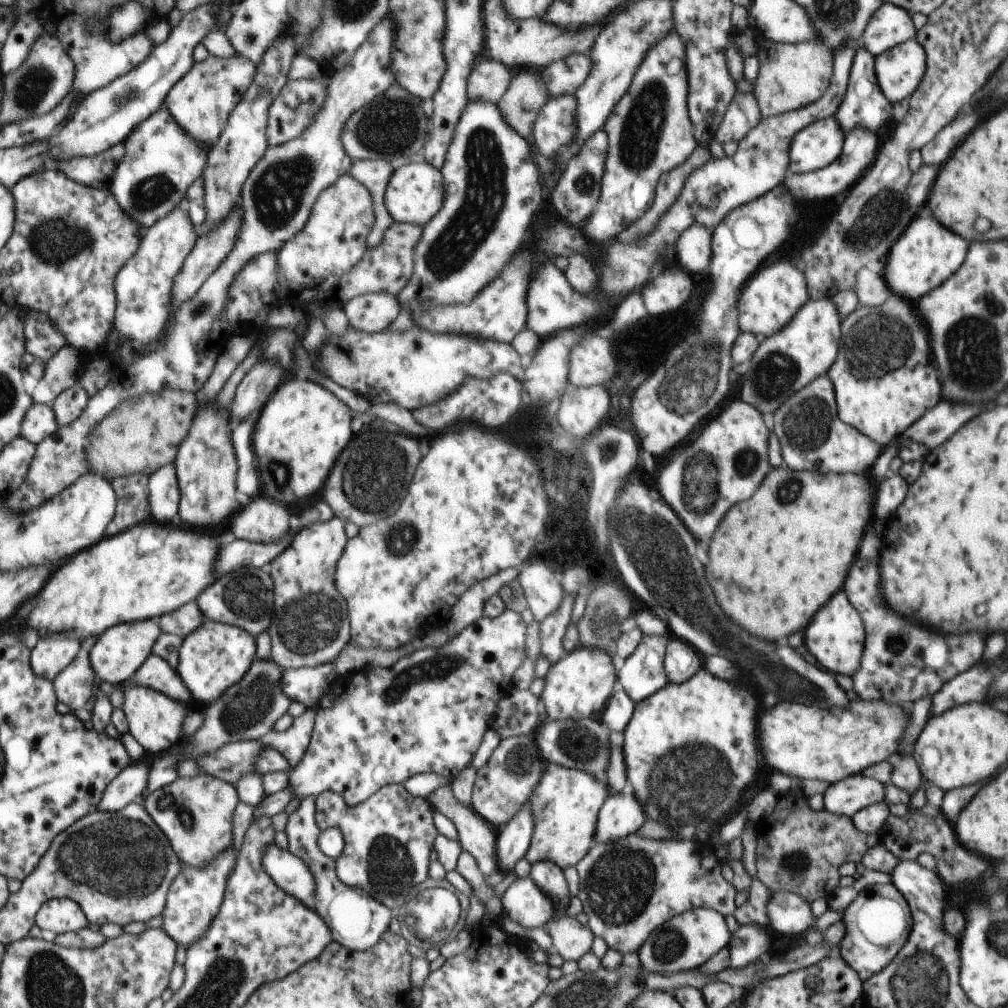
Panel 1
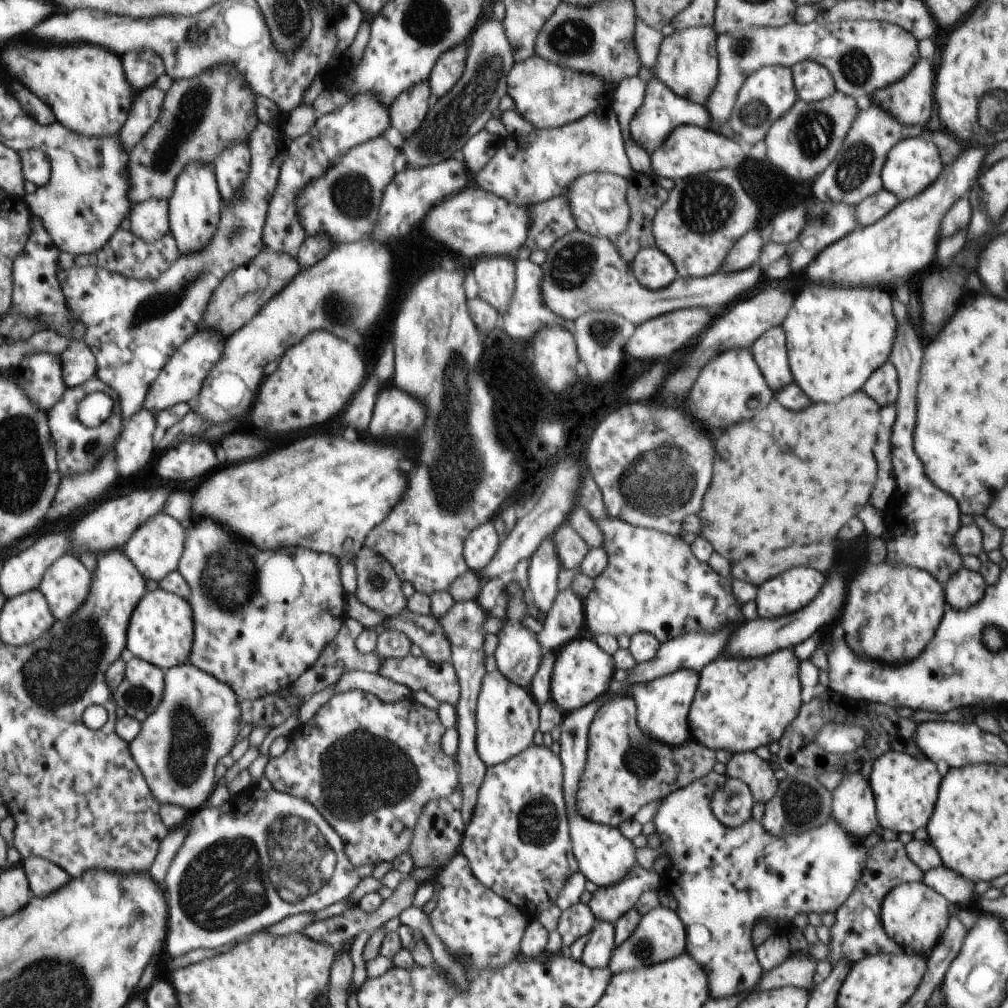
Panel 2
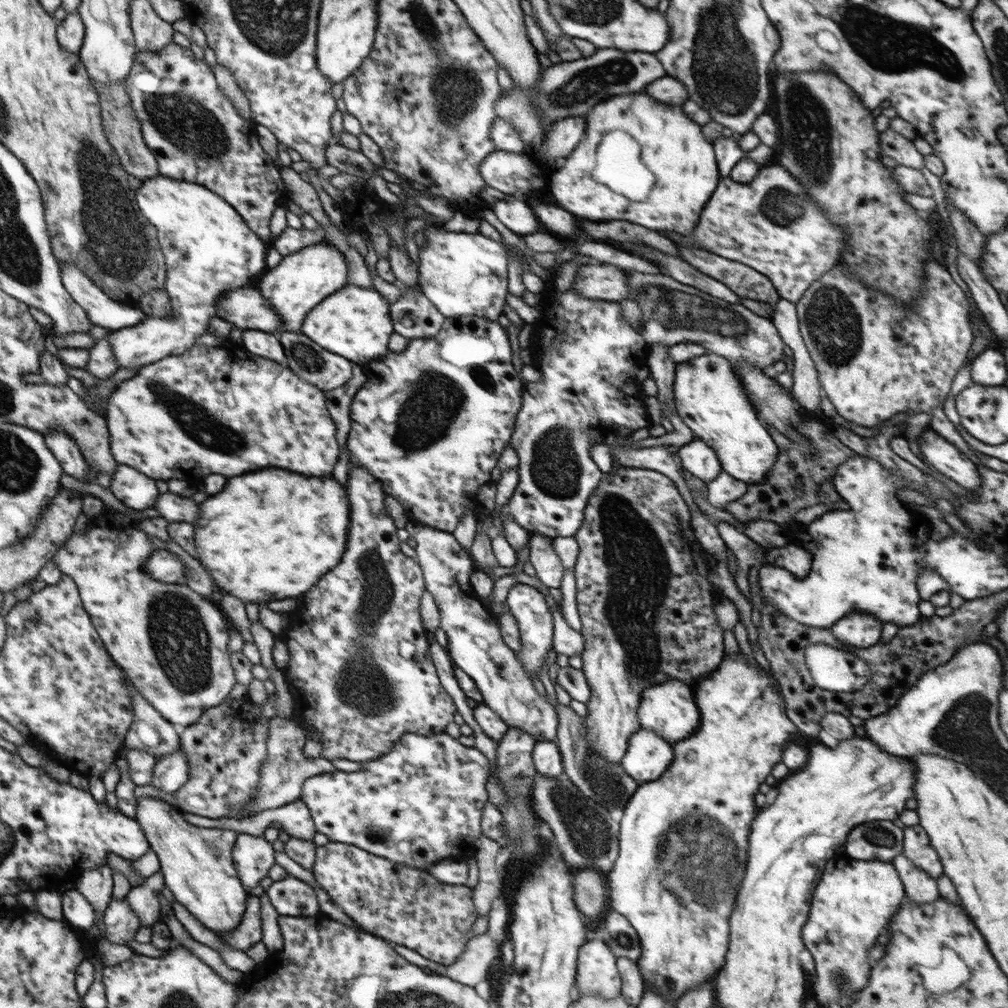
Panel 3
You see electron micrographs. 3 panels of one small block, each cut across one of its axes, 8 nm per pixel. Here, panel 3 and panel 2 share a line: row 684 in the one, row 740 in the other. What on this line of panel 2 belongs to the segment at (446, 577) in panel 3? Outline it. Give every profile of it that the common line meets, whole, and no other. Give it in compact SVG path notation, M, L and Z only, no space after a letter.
M497 668L487 671L481 682L476 705L476 748L486 766L498 765L533 744L539 729L539 704L528 688L510 682Z

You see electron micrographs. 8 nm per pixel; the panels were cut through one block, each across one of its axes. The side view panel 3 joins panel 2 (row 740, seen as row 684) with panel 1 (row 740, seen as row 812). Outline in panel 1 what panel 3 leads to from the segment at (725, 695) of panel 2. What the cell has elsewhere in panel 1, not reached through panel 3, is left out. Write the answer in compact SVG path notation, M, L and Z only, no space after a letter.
M702 667L698 669L698 672L692 678L689 678L683 683L668 683L664 688L655 692L651 697L645 698L643 701L635 703L635 709L633 710L632 718L626 725L626 728L621 734L621 749L624 757L626 774L628 782L631 786L631 793L638 799L638 802L642 805L645 815L648 820L654 820L654 822L661 822L666 824L672 829L680 827L694 828L702 820L726 820L728 816L732 815L732 812L738 812L738 806L744 804L745 790L751 788L758 776L758 741L757 741L757 722L760 712L758 712L758 702L756 698L750 694L746 682L740 680L725 681L715 677L708 669Z

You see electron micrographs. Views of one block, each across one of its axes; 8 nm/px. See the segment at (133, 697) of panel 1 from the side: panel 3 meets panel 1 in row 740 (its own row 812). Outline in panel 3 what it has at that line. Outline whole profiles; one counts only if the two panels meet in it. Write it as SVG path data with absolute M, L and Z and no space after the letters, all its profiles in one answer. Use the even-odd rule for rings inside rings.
M148 796L136 799L136 819L147 833L152 854L160 859L165 885L171 890L175 902L184 905L204 927L216 935L230 933L239 928L244 910L247 910L246 892L235 864L226 856L230 854L238 832L229 829L198 828L188 824L166 802ZM210 844L220 846L220 850L206 848Z

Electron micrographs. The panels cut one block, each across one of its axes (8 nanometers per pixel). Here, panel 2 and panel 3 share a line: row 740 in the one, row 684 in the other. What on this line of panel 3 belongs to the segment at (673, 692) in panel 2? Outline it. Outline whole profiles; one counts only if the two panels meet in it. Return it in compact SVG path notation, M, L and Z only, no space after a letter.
M665 680L662 684L652 685L644 690L637 717L641 728L653 730L658 736L672 743L688 738L701 723L694 690L691 685L684 684L681 680Z

